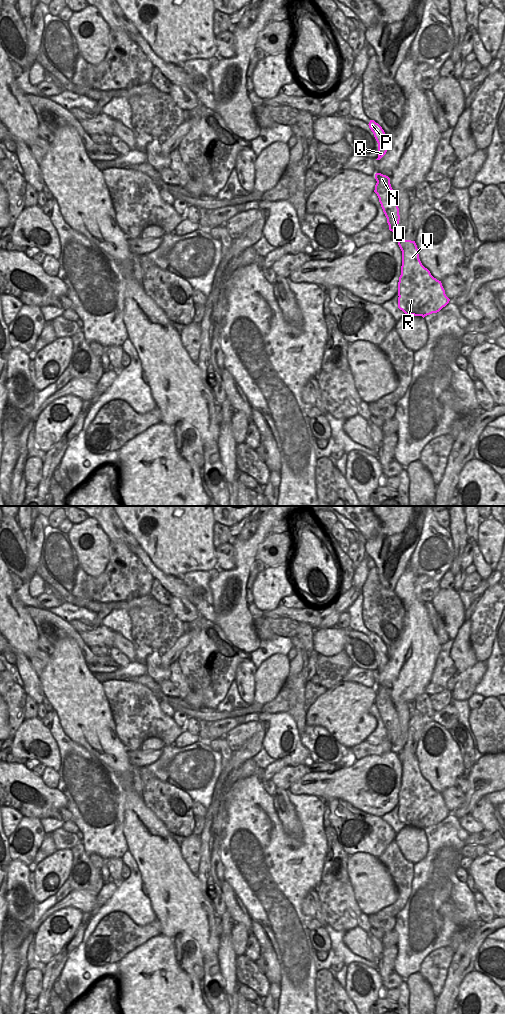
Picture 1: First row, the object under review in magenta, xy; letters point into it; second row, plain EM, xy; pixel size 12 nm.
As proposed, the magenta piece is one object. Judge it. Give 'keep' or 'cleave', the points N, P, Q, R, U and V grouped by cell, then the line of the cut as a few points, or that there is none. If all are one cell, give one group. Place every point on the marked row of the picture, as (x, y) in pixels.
keep; N P Q R U V; no cut

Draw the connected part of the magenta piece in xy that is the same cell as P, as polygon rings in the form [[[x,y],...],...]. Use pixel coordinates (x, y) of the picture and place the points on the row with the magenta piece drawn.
[[[370,120],[368,125],[378,143],[378,158],[376,160],[380,160],[386,154],[389,148],[387,136],[382,127],[374,120]]]

